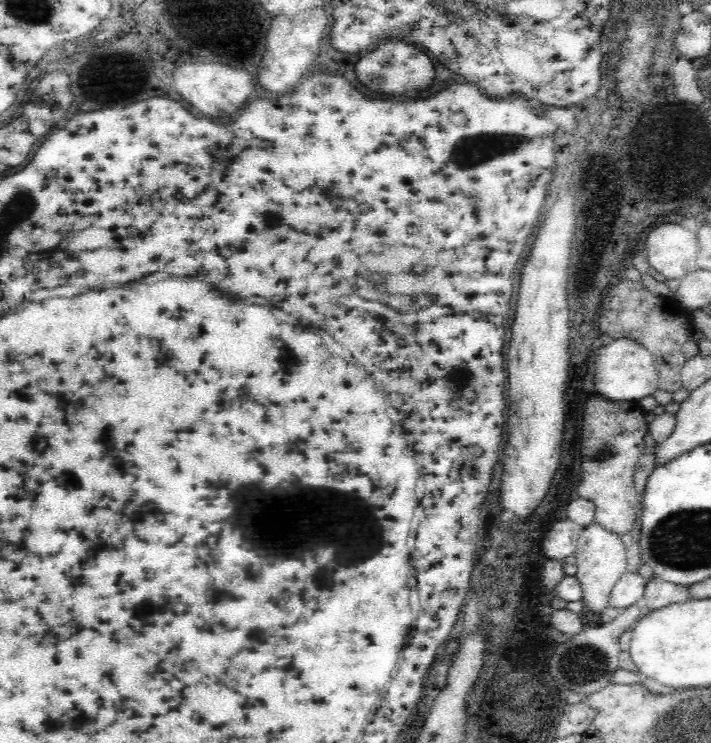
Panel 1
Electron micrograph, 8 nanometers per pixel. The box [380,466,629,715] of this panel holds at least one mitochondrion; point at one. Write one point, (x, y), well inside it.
(582, 665)

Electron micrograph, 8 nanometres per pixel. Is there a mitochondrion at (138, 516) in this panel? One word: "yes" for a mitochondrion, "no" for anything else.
no

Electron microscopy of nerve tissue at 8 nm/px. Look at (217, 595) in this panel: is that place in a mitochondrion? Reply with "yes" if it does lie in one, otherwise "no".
no

